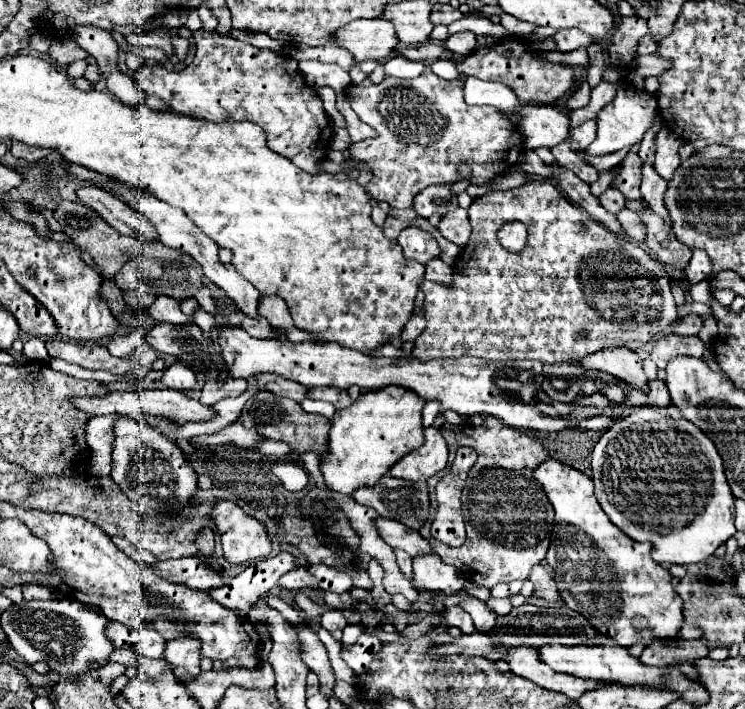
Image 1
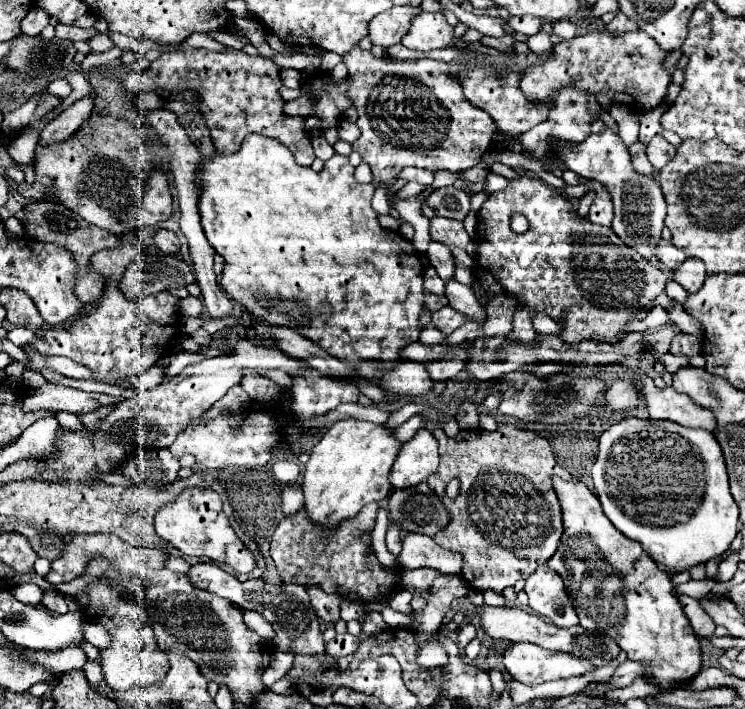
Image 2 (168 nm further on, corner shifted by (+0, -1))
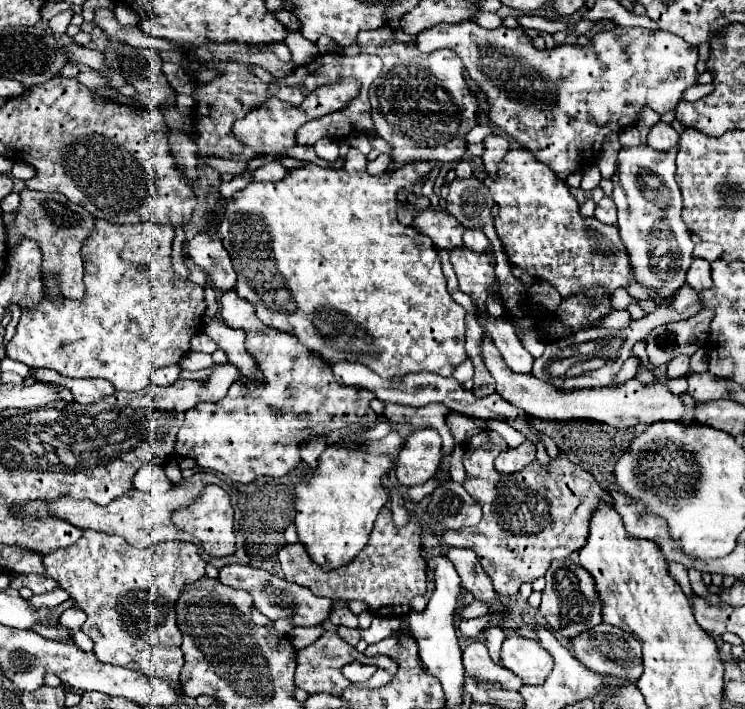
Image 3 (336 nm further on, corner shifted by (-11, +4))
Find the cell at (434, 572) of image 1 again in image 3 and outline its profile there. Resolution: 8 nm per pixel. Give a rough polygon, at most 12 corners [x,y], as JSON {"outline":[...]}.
{"outline":[[596,625],[570,641],[600,675],[636,683],[640,643],[620,627]]}

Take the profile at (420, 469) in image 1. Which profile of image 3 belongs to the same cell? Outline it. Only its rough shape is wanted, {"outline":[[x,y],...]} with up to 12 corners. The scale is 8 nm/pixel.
{"outline":[[436,429],[406,437],[396,479],[422,485],[442,457]]}

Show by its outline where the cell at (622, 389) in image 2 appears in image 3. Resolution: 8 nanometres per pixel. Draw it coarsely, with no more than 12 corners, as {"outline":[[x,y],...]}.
{"outline":[[482,335],[496,393],[544,421],[616,429],[682,421],[666,385],[564,391],[514,373]]}

